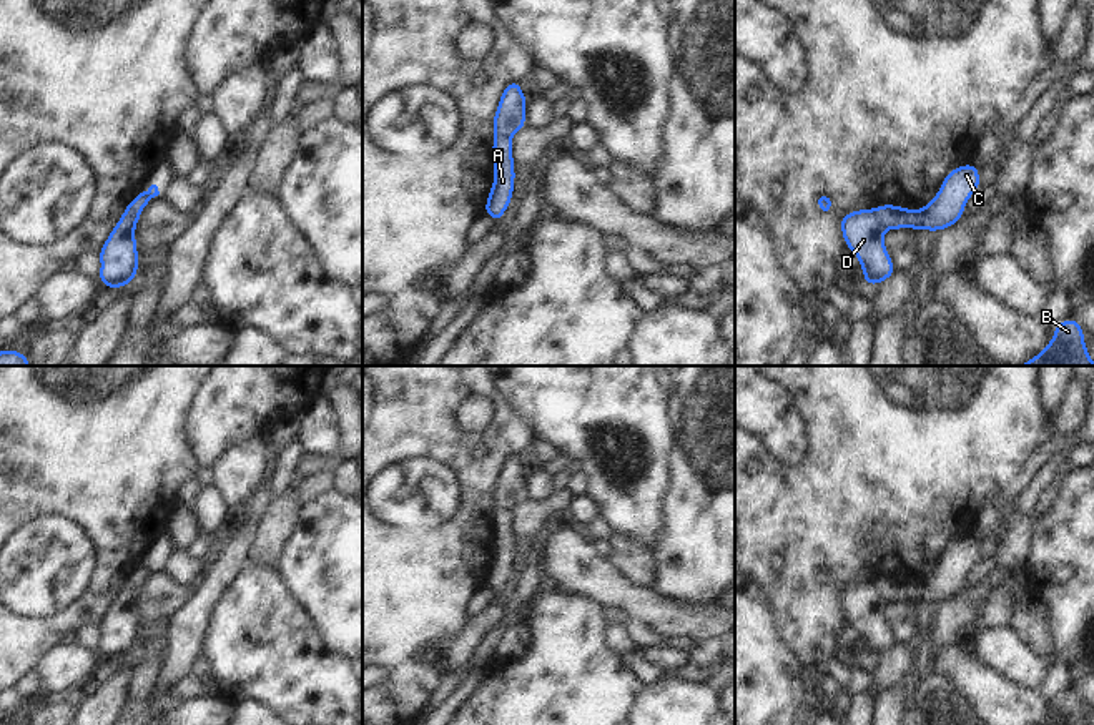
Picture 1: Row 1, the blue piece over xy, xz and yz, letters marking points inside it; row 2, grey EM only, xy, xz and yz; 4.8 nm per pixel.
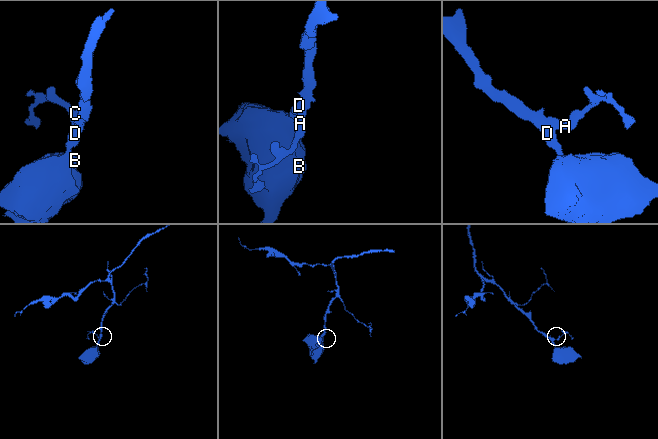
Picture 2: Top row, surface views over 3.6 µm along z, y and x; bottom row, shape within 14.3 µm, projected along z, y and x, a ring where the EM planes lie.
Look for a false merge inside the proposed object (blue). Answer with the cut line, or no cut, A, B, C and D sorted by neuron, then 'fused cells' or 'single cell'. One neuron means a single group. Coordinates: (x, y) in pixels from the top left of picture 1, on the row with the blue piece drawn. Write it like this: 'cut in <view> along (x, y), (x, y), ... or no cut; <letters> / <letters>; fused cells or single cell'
cut in yz along (872, 212), (885, 228); A C / B D; fused cells

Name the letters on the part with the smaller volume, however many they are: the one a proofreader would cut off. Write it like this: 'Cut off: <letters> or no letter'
Cut off: A, C

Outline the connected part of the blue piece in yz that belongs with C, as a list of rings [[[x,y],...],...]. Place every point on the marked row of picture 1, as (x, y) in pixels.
[[[973,163],[961,165],[946,175],[939,193],[923,210],[914,211],[898,205],[876,205],[873,213],[888,229],[941,231],[963,219],[968,200],[979,188],[979,168]]]

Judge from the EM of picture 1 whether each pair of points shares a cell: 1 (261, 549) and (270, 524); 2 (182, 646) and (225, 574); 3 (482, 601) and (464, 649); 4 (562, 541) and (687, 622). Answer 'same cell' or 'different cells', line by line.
1: same cell
2: same cell
3: different cells
4: same cell

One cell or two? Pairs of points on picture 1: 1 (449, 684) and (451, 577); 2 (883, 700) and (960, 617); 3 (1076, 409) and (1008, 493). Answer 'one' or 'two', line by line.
1: two
2: one
3: two

